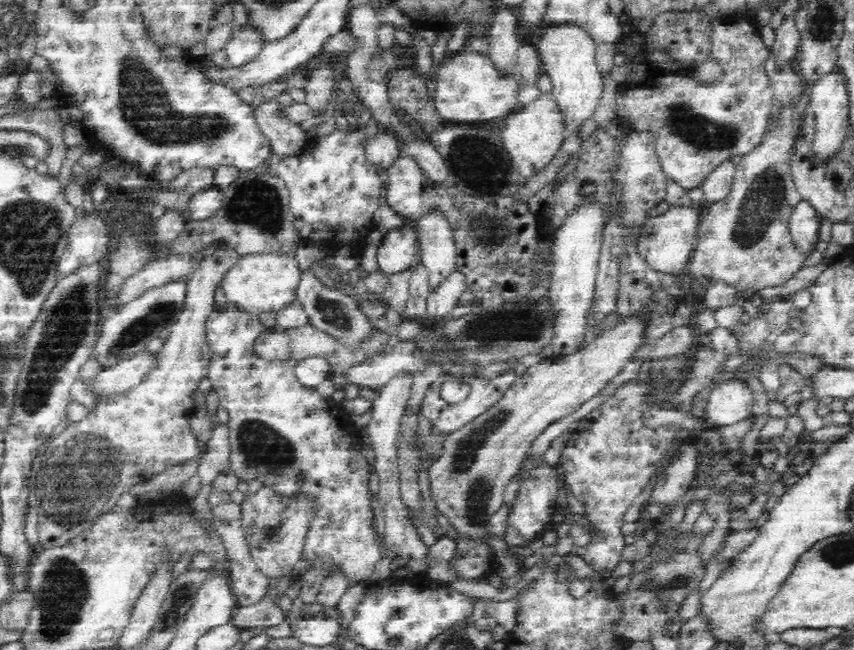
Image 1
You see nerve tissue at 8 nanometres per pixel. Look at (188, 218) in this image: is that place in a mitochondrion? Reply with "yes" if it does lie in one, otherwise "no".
no

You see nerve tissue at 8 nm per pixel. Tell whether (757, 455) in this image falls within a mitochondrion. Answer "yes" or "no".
no

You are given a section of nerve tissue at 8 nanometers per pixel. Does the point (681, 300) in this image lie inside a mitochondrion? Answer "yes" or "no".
no

